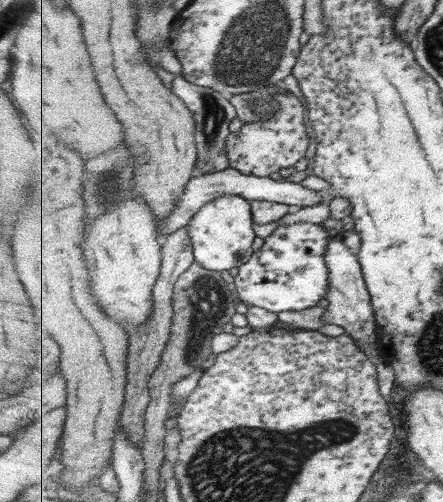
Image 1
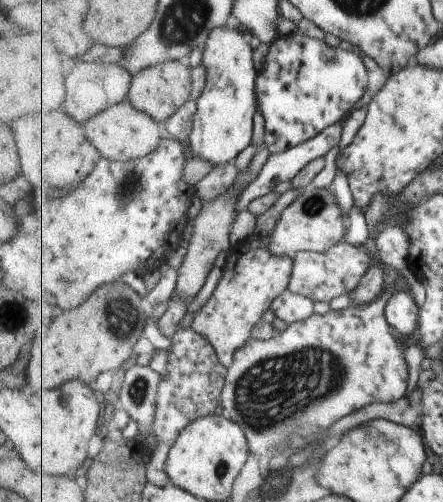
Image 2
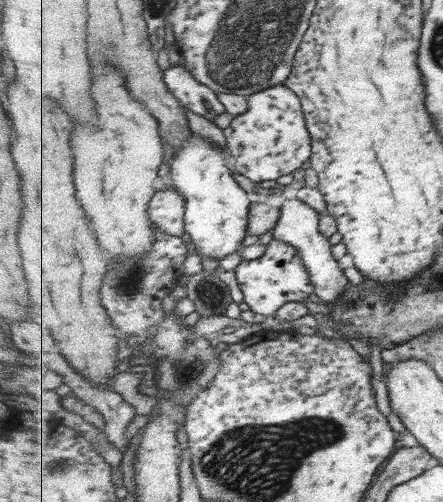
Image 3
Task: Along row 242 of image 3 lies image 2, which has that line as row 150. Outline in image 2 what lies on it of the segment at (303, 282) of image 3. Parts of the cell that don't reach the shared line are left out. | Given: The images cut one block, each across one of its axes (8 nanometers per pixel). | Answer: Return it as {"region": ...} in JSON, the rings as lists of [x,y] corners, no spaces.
{"region":[[[299,32],[279,36],[266,55],[264,68],[258,74],[256,82],[265,122],[265,147],[272,154],[285,152],[287,148],[299,146],[323,133],[329,126],[345,120],[353,111],[353,106],[365,96],[369,80],[369,71],[356,49],[350,51],[338,46],[328,46],[323,40],[315,40]]]}

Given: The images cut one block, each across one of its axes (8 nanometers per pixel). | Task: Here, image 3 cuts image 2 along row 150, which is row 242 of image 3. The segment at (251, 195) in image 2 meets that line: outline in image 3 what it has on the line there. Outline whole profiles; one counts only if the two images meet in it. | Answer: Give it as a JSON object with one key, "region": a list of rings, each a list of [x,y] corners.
{"region":[[[298,199],[286,200],[281,206],[281,218],[277,221],[277,226],[272,231],[272,239],[285,242],[299,251],[307,272],[310,274],[315,287],[314,298],[327,305],[335,304],[341,298],[341,294],[347,290],[349,280],[340,268],[339,260],[333,257],[333,248],[329,237],[321,234],[320,217],[321,214],[315,212],[309,204],[305,204]]]}

